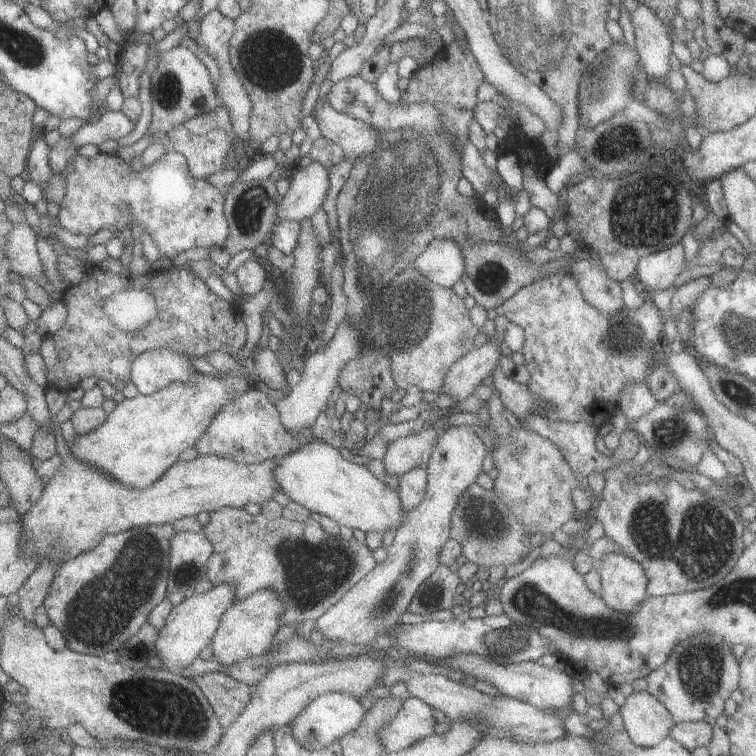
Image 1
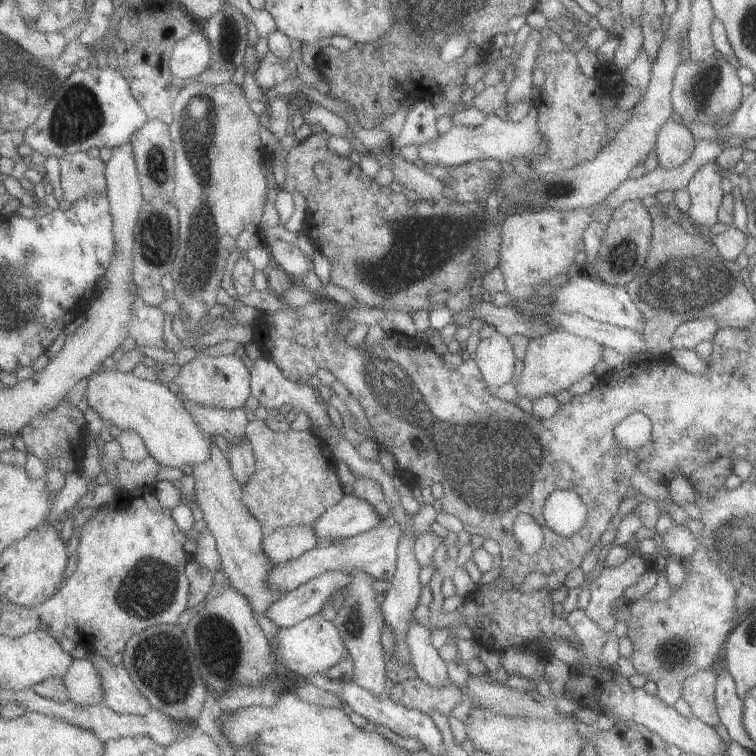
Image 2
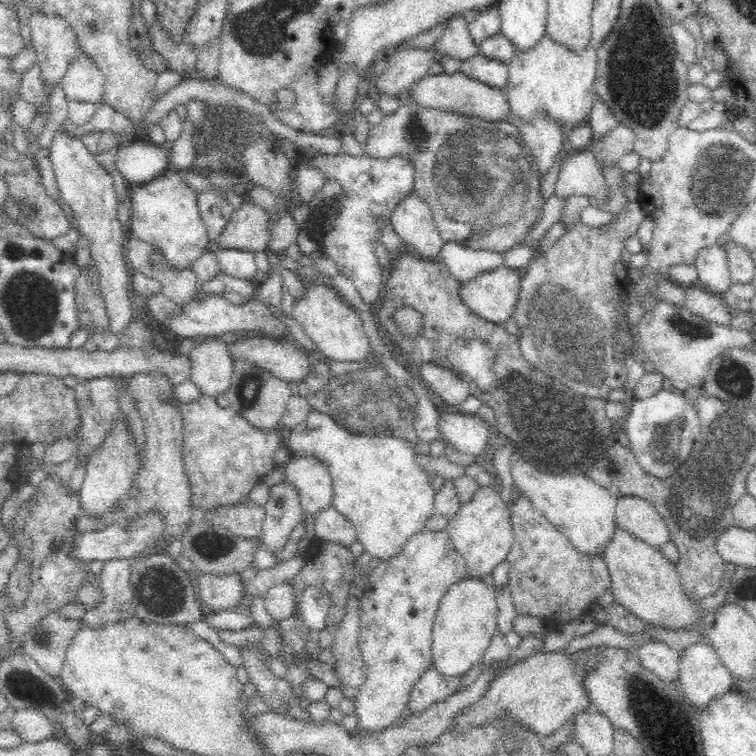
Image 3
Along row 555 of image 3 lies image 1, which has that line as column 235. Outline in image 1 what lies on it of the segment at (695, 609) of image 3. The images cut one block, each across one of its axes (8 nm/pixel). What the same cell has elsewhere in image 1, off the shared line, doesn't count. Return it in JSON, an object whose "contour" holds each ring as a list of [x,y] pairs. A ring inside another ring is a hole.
{"contour":[[[261,590],[248,598],[237,600],[222,616],[220,630],[212,644],[214,656],[222,662],[222,666],[230,666],[254,656],[264,655],[282,625],[282,610],[284,606],[274,590]]]}

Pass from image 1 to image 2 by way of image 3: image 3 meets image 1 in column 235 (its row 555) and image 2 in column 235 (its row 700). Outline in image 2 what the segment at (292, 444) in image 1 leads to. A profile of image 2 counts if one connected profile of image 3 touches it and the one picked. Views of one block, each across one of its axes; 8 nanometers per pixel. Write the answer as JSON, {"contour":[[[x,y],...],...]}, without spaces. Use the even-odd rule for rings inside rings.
{"contour":[[[201,353],[185,364],[180,374],[172,383],[178,384],[190,400],[201,405],[211,406],[214,409],[237,409],[250,396],[250,372],[237,354],[208,356]]]}

